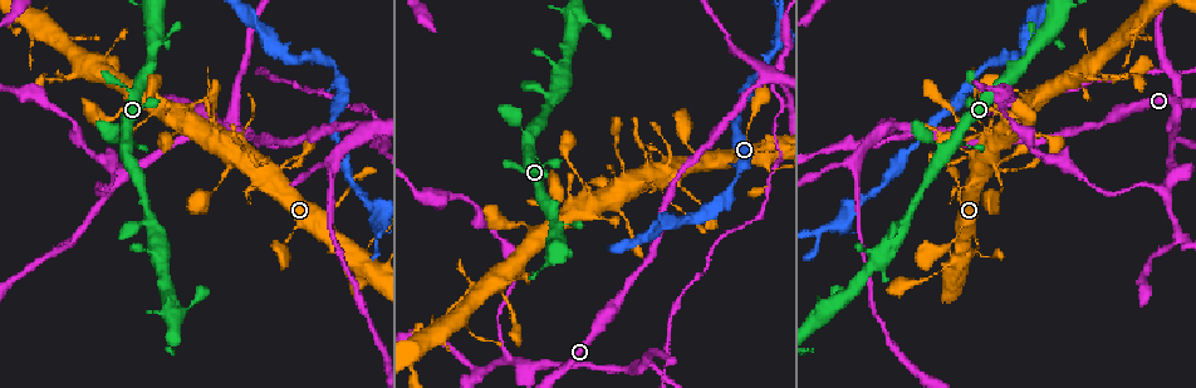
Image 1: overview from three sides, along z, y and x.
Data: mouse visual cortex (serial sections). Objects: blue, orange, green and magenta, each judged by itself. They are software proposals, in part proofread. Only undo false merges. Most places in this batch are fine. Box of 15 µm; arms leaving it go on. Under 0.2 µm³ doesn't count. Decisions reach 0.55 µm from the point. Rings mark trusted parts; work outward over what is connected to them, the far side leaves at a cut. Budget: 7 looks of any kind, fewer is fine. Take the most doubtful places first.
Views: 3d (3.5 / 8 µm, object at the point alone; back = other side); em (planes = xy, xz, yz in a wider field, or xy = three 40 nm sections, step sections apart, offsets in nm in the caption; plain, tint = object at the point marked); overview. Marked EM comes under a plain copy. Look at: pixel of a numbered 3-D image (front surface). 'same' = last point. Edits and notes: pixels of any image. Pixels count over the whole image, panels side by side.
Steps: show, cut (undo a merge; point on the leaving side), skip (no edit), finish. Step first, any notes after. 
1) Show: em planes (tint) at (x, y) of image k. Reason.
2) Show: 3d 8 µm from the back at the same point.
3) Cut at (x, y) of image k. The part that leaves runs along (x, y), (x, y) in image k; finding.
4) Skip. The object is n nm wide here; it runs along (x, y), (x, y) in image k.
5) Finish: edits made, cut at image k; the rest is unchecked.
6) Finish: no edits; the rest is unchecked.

Show: 3d 3.5 µm from the back at (881, 130) of image 1. Abrupt turn.

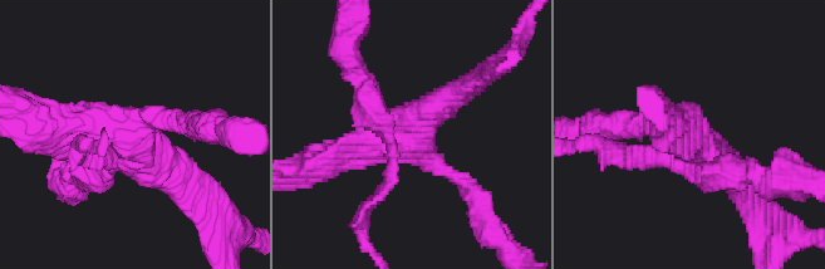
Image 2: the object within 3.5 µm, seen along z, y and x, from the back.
Cut at (359, 87) of image 2. The part that leaves runs along (669, 156), (637, 156), (585, 145) in image 2; a second cell is stuck on.

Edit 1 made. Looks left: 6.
Show: overview. Redraw.

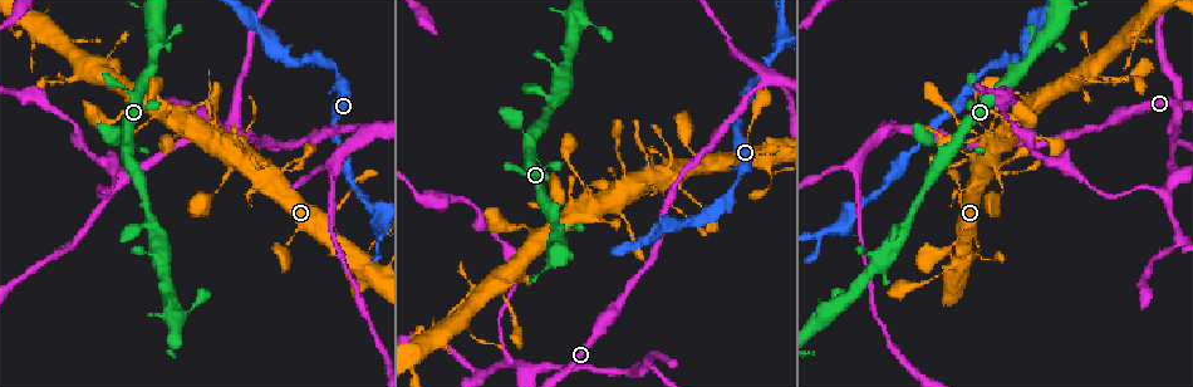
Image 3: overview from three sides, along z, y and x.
Show: 3d 3.5 µm at (975, 251) of image 3.

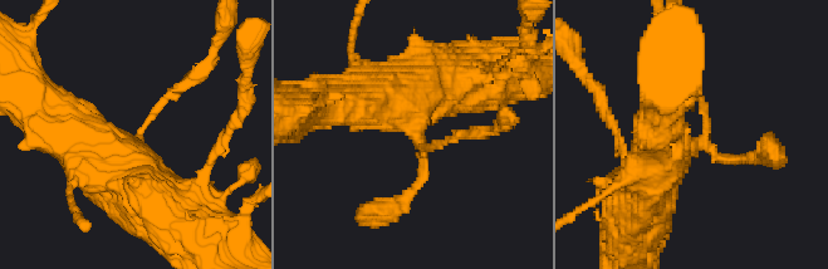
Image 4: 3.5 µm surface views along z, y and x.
Show: em xy step 1 (tint) at (418, 142) of image 4.

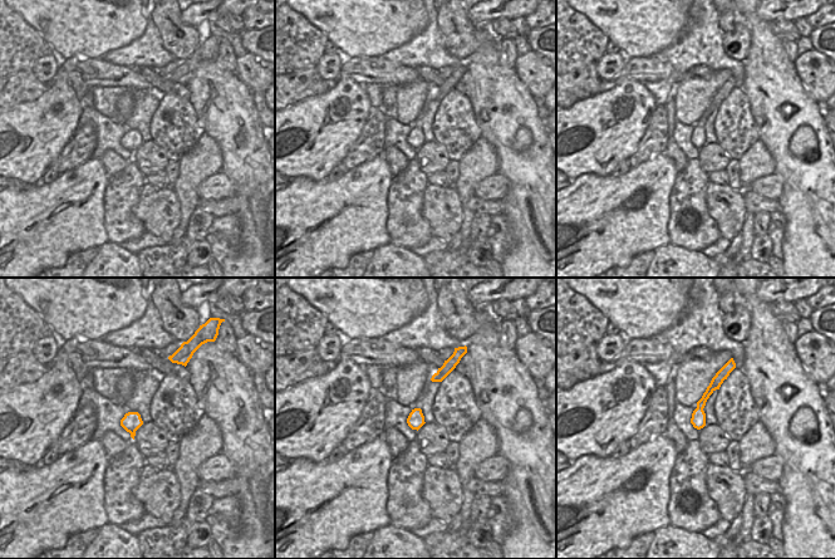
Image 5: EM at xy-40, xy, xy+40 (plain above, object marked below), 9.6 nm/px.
Skip. The object is 170 nm wide here; it runs along (84, 146), (131, 153), (143, 123), (192, 77) in image 4; all the same cell.

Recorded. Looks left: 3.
Finish: edits made, cut at image 2; the rest is unchecked.

